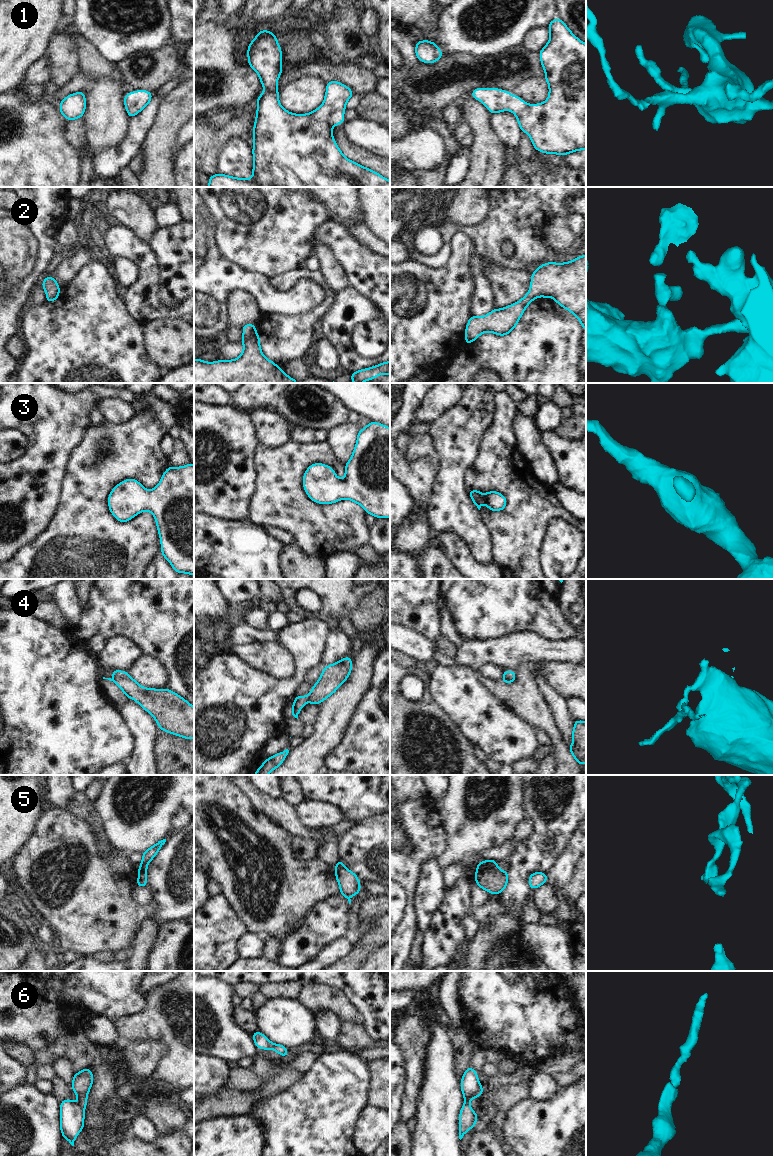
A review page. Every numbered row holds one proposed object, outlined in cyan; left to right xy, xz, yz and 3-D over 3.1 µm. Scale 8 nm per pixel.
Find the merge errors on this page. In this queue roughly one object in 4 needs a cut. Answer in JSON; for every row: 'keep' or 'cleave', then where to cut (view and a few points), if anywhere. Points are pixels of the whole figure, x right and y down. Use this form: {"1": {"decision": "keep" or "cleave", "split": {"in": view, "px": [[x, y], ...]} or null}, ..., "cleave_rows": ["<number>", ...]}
{"1": {"decision": "keep", "split": null}, "2": {"decision": "keep", "split": null}, "3": {"decision": "keep", "split": null}, "4": {"decision": "cleave", "split": {"in": "xz", "px": [[309, 695], [307, 700]]}}, "5": {"decision": "cleave", "split": {"in": "xy", "px": [[141, 863], [146, 865]]}}, "6": {"decision": "keep", "split": null}, "cleave_rows": ["4", "5"]}

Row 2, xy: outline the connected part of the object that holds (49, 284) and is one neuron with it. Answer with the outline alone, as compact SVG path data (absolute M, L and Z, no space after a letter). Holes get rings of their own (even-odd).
M46 276L41 285L46 294L46 301L54 302L58 297L61 290L59 289L59 285L57 281L50 276Z

